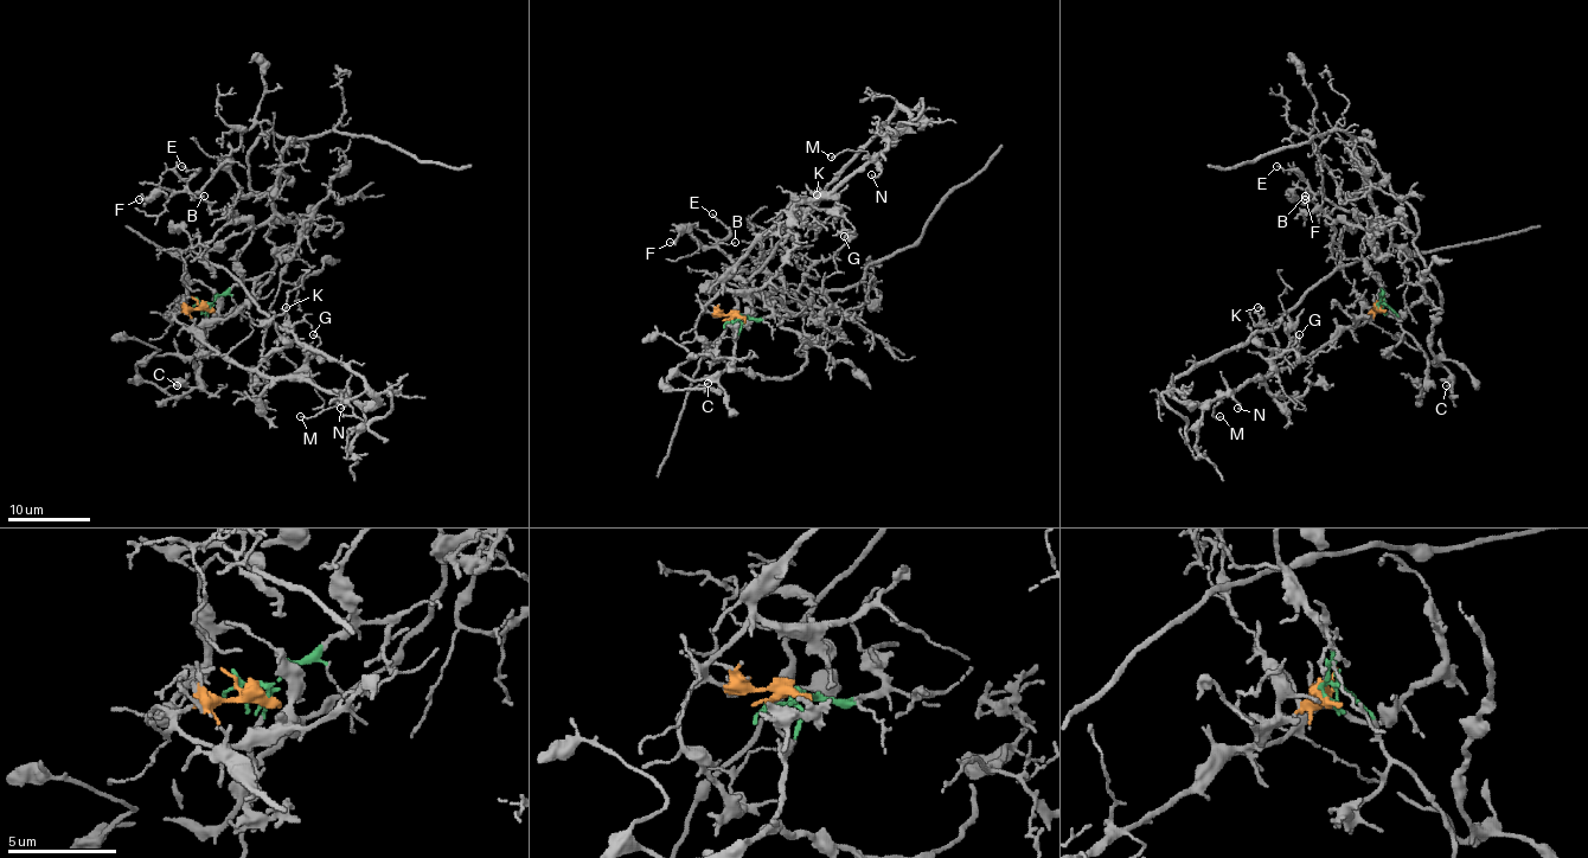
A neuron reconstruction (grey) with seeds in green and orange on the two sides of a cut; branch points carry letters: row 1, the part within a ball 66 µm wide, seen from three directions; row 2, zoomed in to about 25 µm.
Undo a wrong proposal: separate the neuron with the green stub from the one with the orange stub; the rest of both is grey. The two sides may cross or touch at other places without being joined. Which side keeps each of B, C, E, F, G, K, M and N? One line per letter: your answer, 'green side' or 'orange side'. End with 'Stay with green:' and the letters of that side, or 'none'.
B: green side
C: green side
E: green side
F: green side
G: orange side
K: orange side
M: orange side
N: orange side
Stay with green: B, C, E, F

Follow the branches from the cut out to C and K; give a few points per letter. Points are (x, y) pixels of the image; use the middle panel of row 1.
C: (740, 315), (766, 318), (776, 298), (804, 318), (805, 363), (793, 376), (727, 367), (667, 382), (709, 384)
K: (740, 315), (706, 306), (721, 279), (780, 215), (795, 215), (804, 197), (818, 194)

